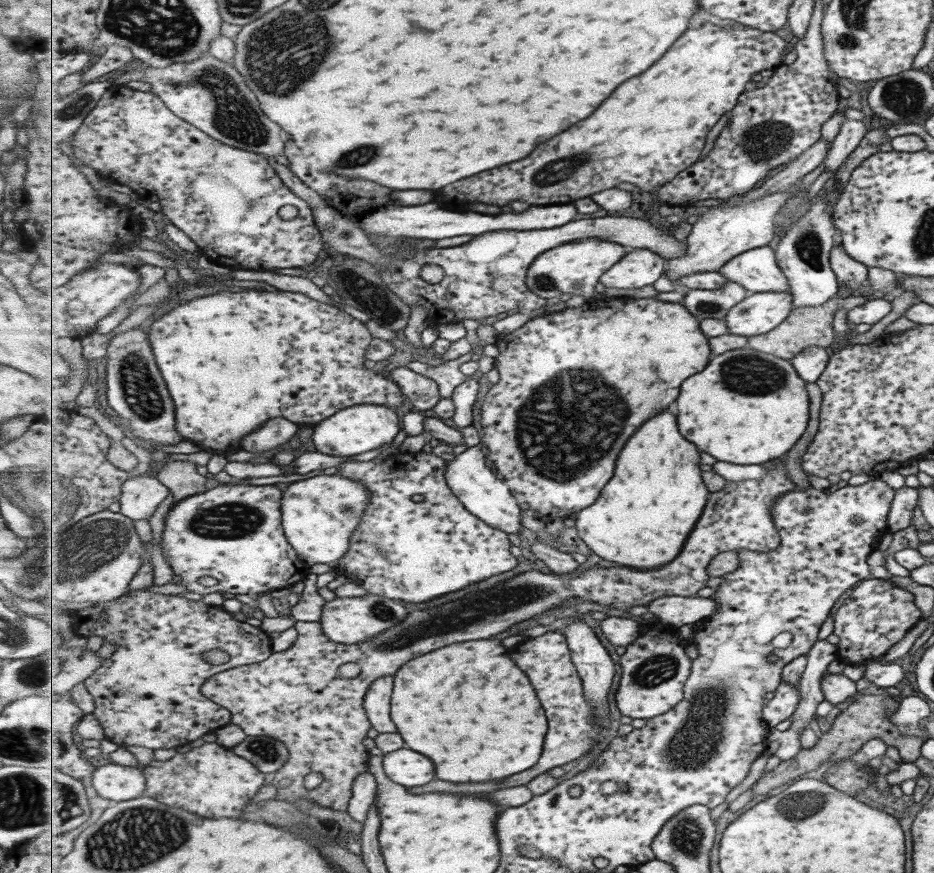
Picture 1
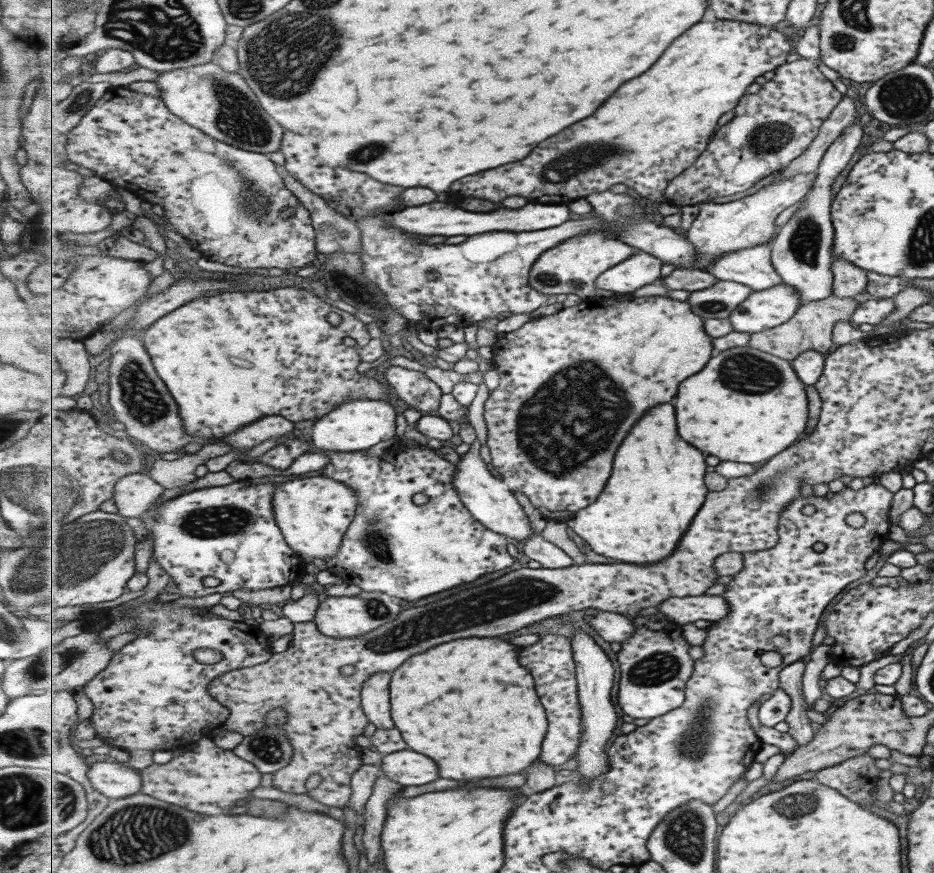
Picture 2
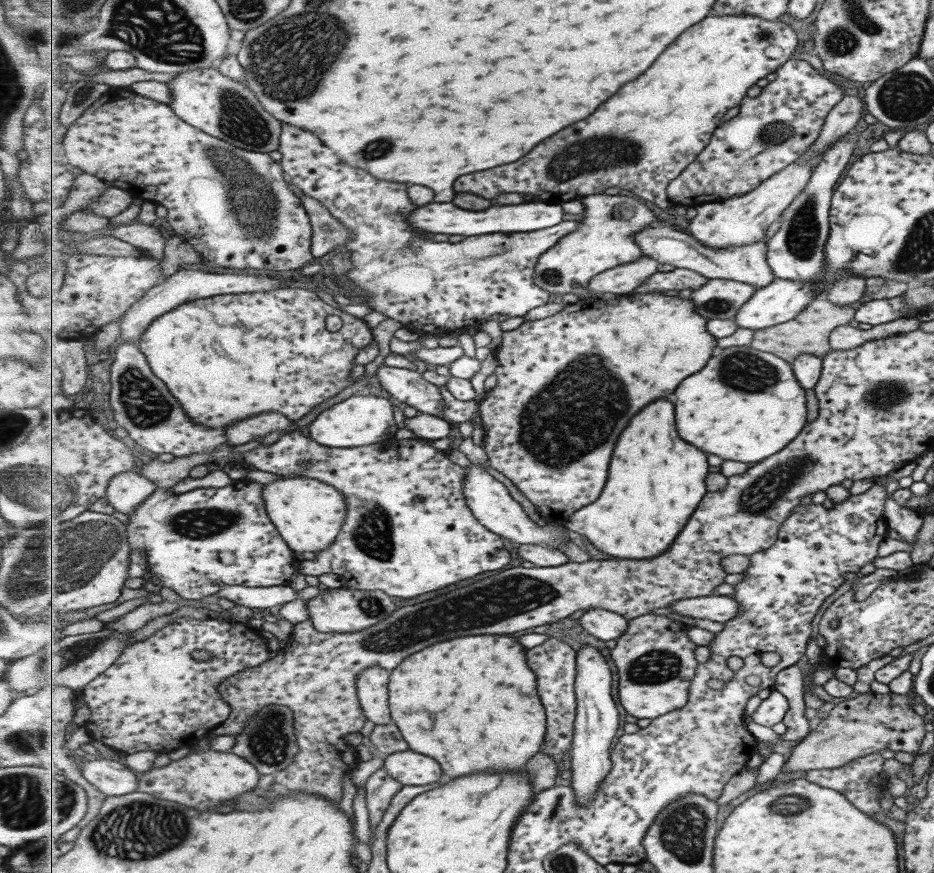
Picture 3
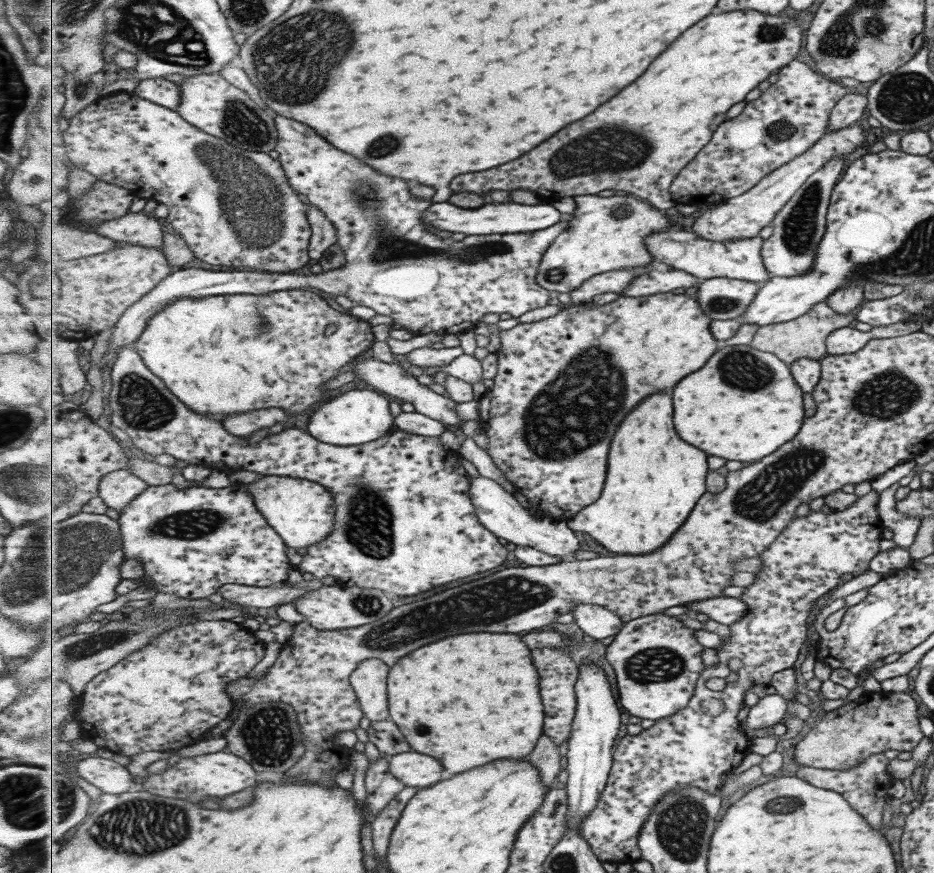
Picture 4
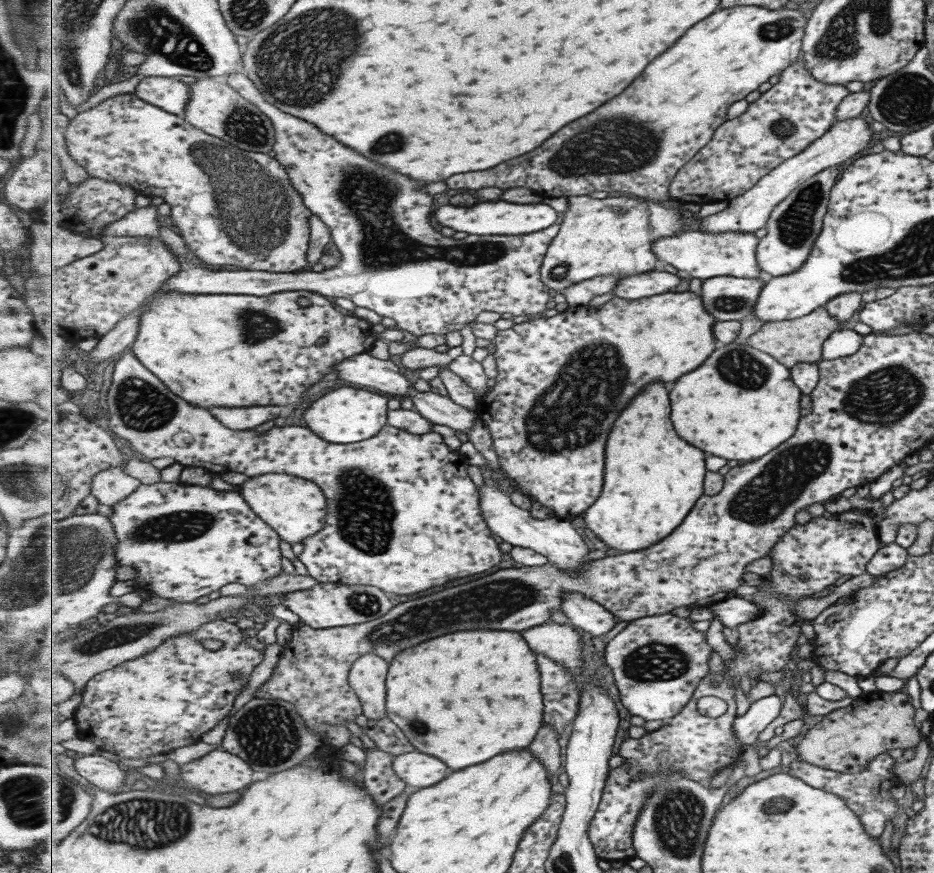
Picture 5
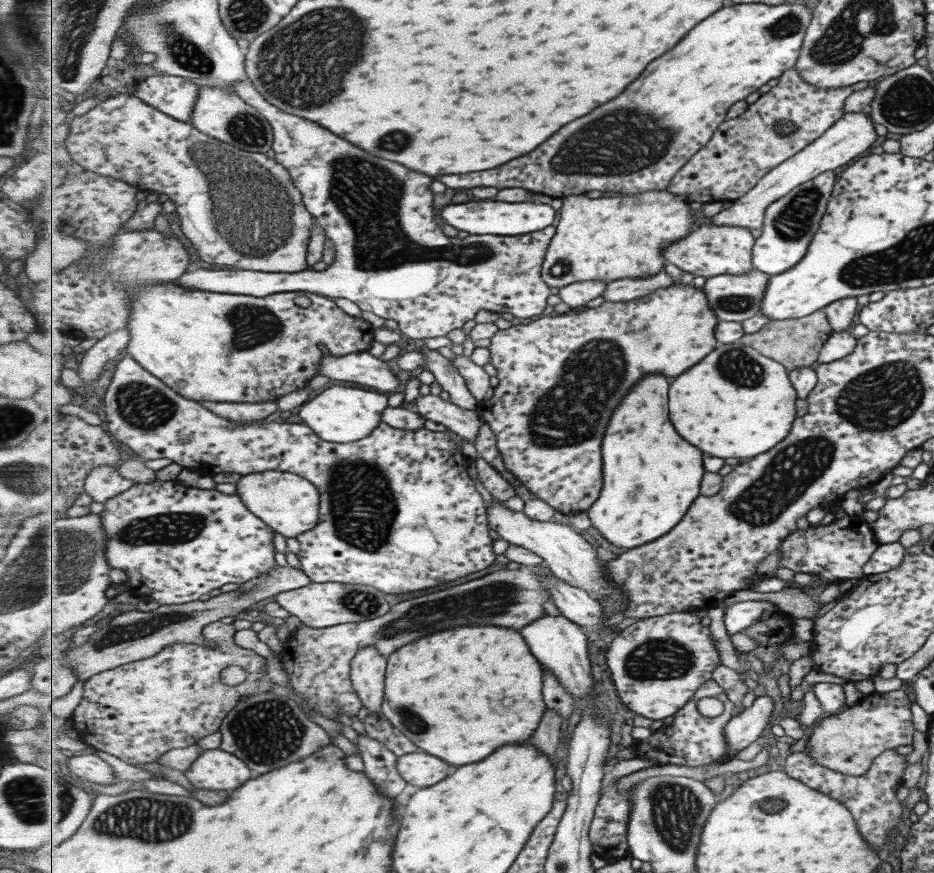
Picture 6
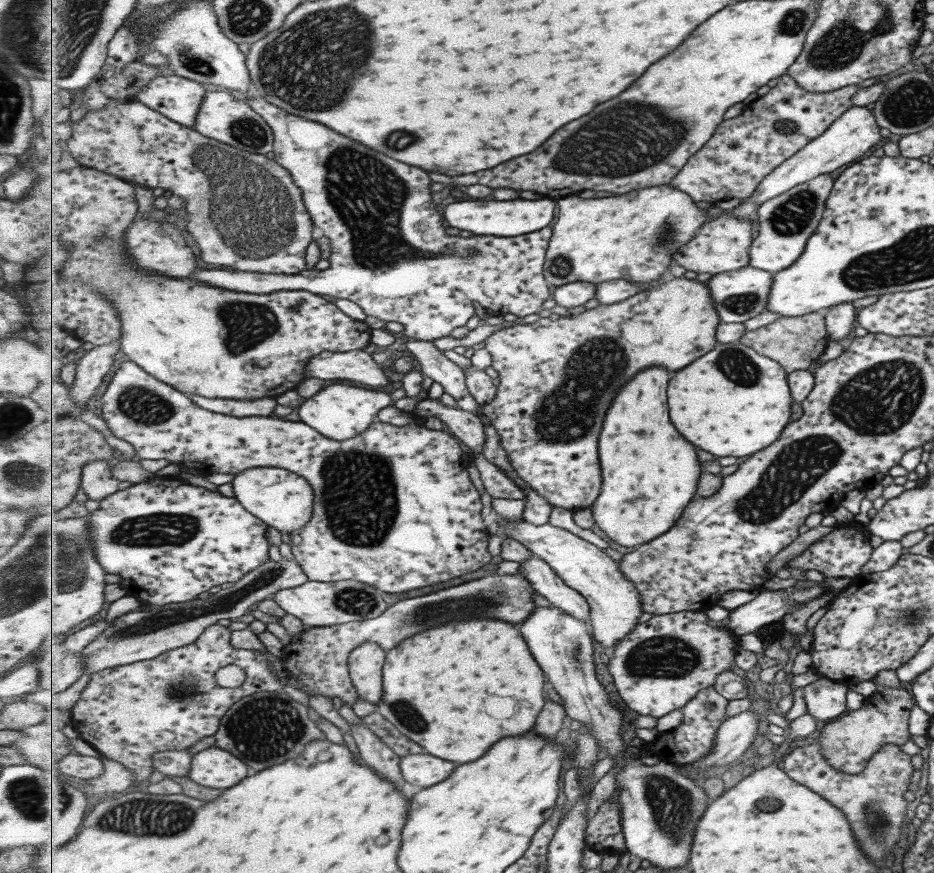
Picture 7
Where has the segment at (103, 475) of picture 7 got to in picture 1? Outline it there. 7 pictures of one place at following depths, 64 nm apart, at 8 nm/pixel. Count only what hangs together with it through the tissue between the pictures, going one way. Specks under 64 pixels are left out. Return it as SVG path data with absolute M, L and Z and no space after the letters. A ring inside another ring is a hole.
M133 477L124 484L120 513L133 520L148 520L169 495L172 495L170 488L157 477Z

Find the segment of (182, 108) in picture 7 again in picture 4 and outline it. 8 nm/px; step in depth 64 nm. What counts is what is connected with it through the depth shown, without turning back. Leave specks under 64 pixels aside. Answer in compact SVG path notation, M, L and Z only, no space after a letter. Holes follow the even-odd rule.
M162 77L142 80L134 92L147 100L165 105L175 111L178 110L182 101L180 84L175 84Z

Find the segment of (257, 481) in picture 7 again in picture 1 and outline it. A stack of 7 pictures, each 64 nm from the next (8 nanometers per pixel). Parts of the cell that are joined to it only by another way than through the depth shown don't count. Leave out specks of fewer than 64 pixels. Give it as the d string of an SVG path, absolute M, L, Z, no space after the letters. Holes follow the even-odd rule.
M340 474L316 475L308 479L292 482L284 490L282 499L282 524L288 541L296 548L297 554L310 565L327 564L334 566L350 549L352 534L360 527L364 512L370 501L370 492L360 480L351 480Z

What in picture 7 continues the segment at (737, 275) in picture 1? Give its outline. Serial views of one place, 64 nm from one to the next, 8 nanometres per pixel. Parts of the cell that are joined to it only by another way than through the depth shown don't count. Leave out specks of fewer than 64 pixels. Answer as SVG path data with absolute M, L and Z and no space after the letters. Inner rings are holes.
M725 212L712 221L707 221L693 240L673 255L673 264L697 274L708 273L711 276L725 272L735 272L750 266L750 248L752 247L756 228L749 219L740 219L733 213Z

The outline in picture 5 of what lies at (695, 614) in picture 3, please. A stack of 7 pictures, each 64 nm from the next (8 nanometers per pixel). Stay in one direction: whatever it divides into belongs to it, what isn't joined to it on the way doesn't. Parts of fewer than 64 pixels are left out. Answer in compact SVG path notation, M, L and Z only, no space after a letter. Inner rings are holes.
M731 596L714 604L708 604L707 607L724 627L732 630L737 630L737 627L761 617L762 614L762 608L757 603L739 596Z

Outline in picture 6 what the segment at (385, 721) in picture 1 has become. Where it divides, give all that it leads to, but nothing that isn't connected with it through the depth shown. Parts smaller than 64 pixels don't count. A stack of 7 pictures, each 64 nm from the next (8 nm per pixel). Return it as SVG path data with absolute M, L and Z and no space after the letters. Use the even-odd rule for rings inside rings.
M363 648L352 660L352 684L369 713L382 713L386 695L388 658L377 648Z

